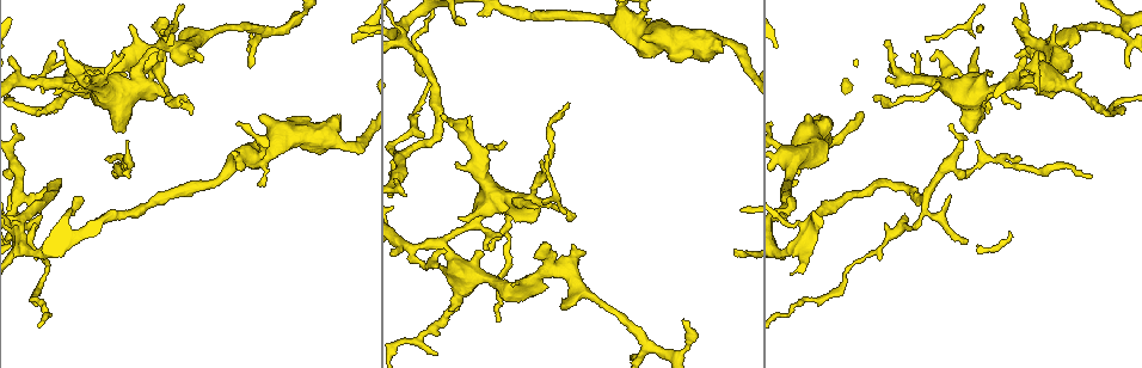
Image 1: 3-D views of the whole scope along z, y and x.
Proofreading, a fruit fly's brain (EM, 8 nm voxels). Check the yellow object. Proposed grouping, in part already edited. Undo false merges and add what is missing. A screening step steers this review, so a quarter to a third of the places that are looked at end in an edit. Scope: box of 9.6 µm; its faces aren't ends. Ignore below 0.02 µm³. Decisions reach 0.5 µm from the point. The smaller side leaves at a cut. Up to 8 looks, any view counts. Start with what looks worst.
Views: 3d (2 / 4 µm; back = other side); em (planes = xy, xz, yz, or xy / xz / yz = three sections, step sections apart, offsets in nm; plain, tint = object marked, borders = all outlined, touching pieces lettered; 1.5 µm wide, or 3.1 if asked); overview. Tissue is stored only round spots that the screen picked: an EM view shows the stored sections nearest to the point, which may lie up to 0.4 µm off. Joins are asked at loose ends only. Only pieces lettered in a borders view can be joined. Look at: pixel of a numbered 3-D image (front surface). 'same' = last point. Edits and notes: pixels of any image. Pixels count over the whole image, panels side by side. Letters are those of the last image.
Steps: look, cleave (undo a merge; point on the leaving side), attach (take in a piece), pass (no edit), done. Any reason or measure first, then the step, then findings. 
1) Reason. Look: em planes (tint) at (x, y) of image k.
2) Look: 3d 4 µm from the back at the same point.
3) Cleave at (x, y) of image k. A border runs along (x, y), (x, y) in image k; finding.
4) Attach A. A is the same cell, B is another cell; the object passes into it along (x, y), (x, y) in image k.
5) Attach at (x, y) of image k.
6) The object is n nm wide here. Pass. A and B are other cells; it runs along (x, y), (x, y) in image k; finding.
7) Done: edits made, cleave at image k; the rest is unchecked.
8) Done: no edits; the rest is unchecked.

Tapers out. Look: 3d 2 µm from the back at (885, 41) of image 1.

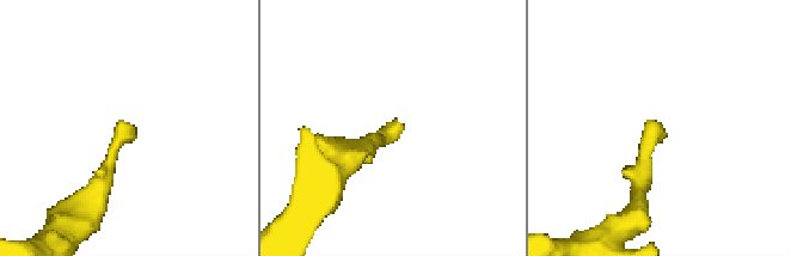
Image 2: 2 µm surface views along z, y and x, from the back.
Need the tissue. Look: em planes (tint) at (396, 126) of image 2.

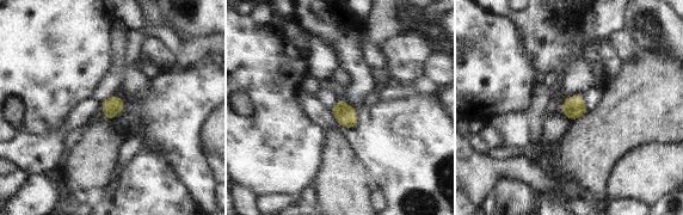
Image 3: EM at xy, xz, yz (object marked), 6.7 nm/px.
Look: em planes (borders) at the same point.

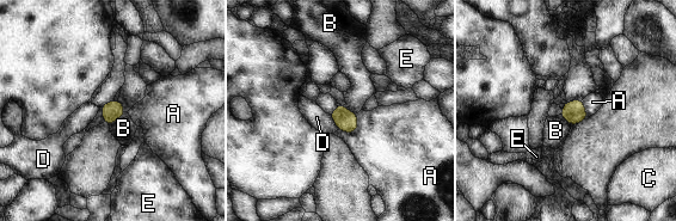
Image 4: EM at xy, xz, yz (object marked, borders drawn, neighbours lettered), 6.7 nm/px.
The longest contact is with A, 170 nm. Pass. A, B, C, D and E are other cells; a border runs along (124, 111), (109, 124) in image 4; no lettered piece goes on from it.

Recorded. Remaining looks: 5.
Look: 3d 2 µm at (988, 112) of image 1.

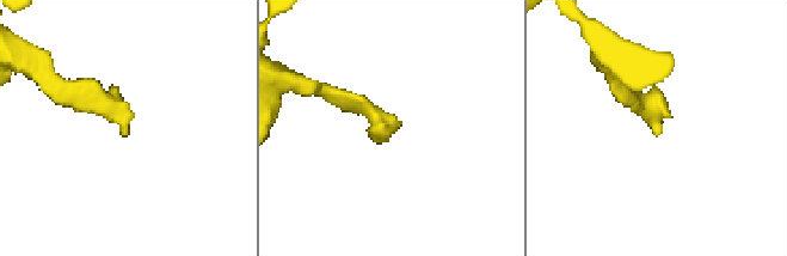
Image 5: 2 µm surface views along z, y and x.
Need the tissue. Look: em planes (tint) at (660, 130) of image 5.

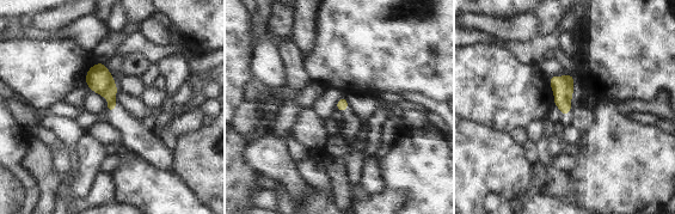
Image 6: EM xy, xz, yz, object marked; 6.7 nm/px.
What lies round it. Look: em planes (borders) at the same point.

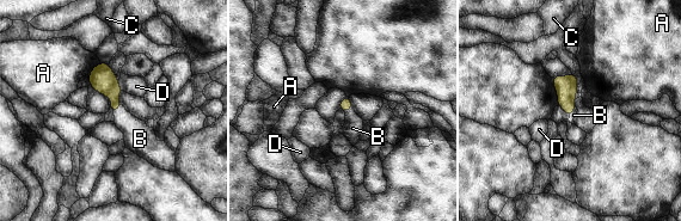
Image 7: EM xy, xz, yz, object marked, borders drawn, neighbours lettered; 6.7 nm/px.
Attach at (139, 137) of image 7. B is the same cell, A, C and D are other cells; the object passes into it along (103, 79), (117, 108), (139, 137) in image 7; it goes on there.

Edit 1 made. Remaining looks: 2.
Done: edits made, attach at image 7; the rest is unchecked.

